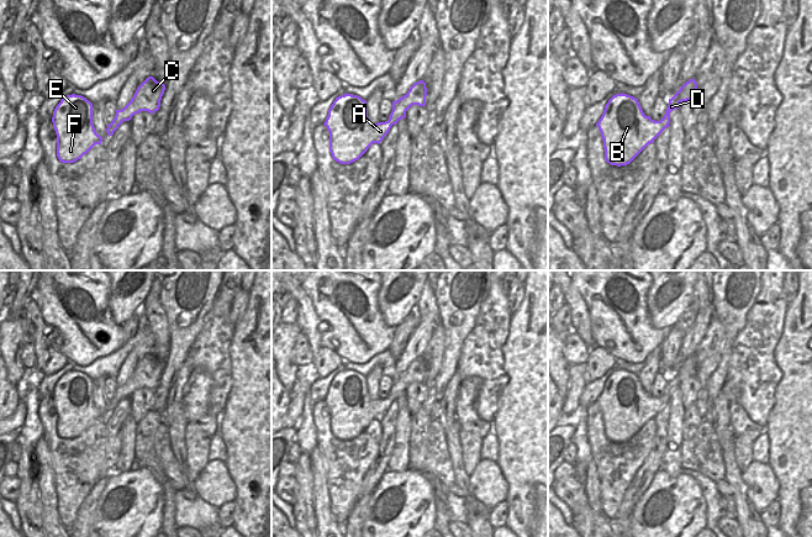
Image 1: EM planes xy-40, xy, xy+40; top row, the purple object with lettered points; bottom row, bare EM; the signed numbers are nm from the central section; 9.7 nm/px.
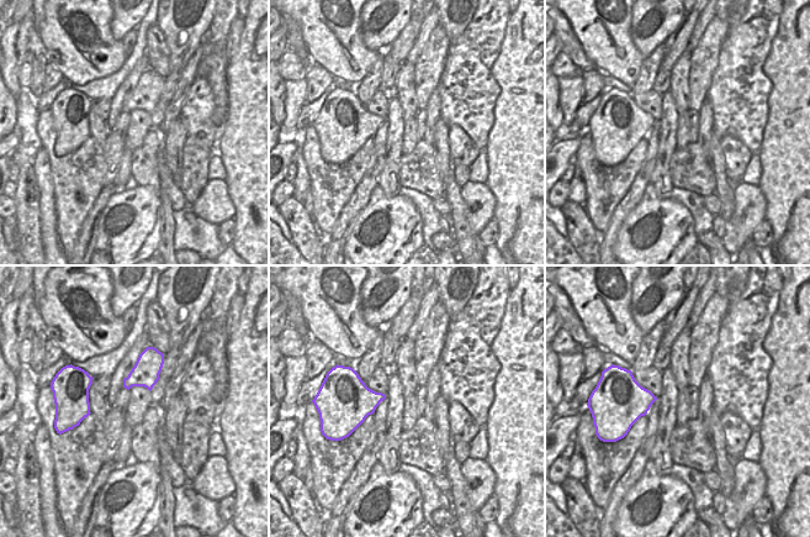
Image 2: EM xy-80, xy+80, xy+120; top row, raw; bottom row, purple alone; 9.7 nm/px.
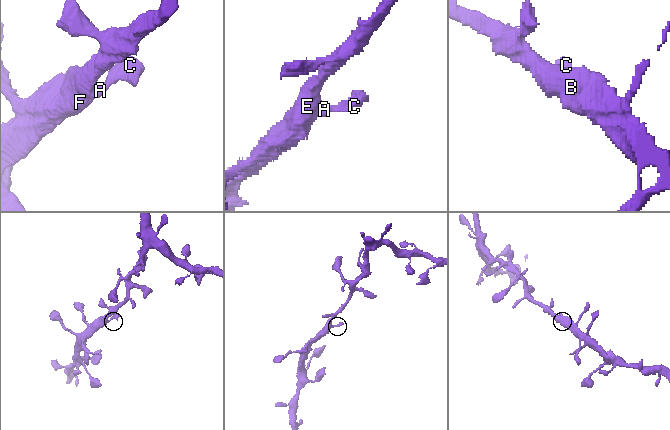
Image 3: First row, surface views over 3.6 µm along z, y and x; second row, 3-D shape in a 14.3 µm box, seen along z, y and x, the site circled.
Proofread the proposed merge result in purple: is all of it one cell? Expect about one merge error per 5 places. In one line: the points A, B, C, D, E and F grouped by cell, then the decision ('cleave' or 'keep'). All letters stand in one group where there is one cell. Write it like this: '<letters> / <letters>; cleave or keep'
A B C D E F; keep

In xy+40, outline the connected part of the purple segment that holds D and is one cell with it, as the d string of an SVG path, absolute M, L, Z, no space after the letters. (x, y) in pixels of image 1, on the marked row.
M686 81L669 99L669 106L660 121L645 116L638 99L627 94L616 94L605 105L603 114L596 126L601 132L605 159L611 165L629 164L649 143L670 123L670 112L679 109L682 101L695 100L697 83Z

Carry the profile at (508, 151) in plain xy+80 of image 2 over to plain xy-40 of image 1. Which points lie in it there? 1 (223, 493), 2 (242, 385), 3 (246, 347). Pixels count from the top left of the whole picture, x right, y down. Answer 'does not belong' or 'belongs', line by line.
1: does not belong
2: belongs
3: belongs

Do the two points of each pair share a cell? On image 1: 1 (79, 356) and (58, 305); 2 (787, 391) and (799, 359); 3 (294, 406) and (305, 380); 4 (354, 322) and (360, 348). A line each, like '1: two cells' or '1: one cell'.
1: one cell
2: one cell
3: one cell
4: one cell

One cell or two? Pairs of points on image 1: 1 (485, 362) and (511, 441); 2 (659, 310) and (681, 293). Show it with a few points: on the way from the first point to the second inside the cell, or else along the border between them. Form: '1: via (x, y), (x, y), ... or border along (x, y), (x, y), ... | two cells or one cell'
1: border along (506, 375), (491, 421) | two cells
2: via (665, 305), (676, 299) | one cell

